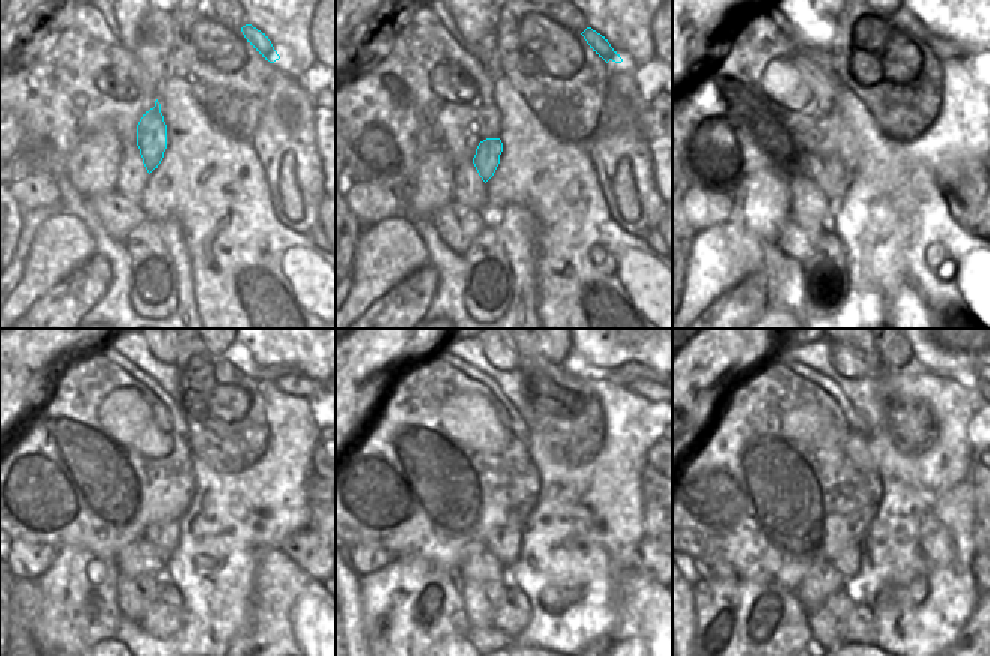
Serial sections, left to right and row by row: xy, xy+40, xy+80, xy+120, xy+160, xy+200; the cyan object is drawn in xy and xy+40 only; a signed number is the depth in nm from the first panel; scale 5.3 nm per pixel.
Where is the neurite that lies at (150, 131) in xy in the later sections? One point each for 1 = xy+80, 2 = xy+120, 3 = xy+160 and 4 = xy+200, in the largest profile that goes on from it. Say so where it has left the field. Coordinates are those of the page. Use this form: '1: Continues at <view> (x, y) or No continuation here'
1: Continues at xy+80 (831, 176)
2: Continues at xy+120 (164, 538)
3: Continues at xy+160 (506, 545)
4: Continues at xy+200 (848, 562).

